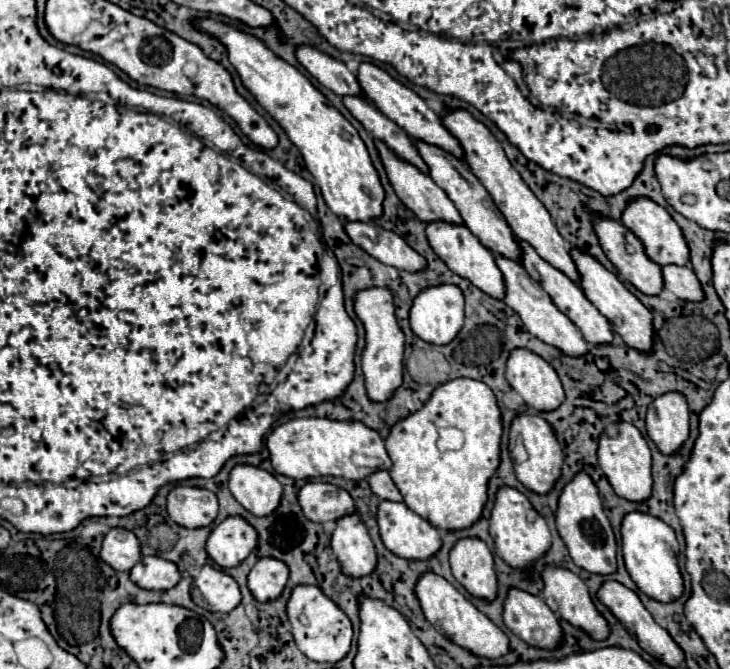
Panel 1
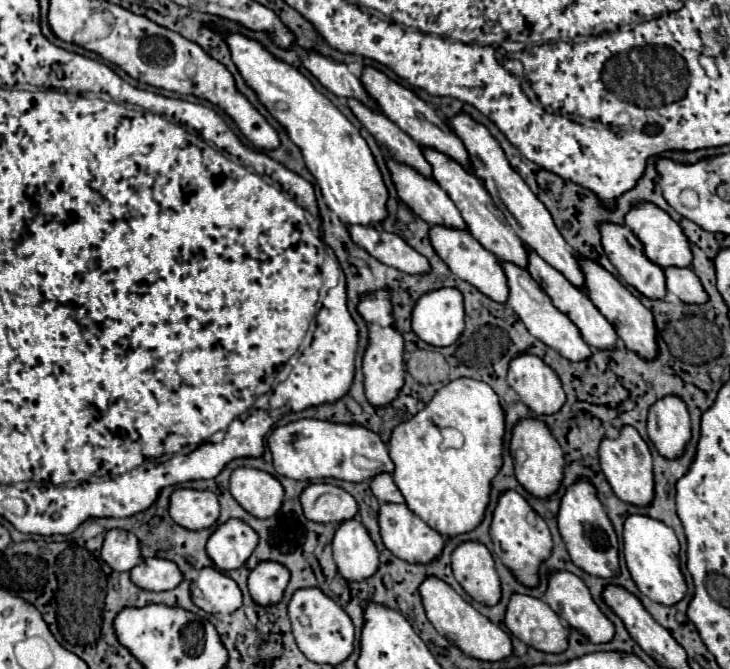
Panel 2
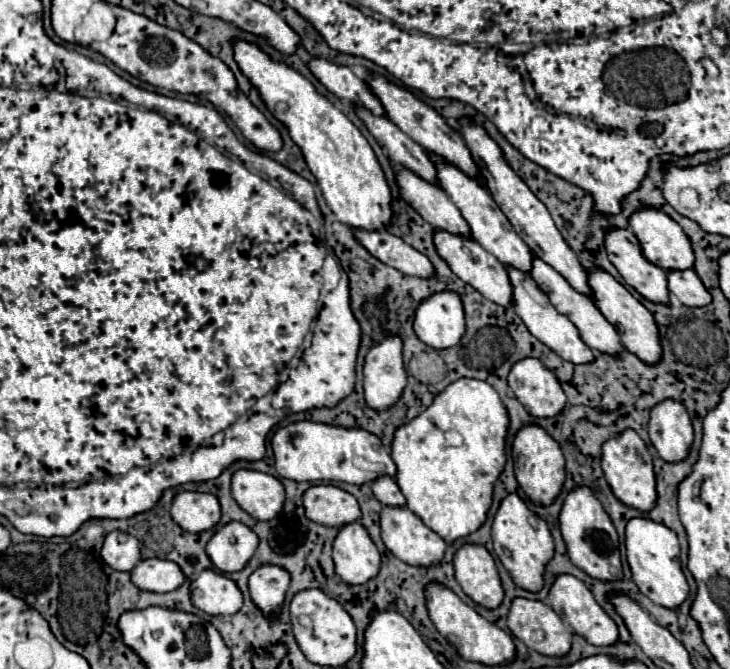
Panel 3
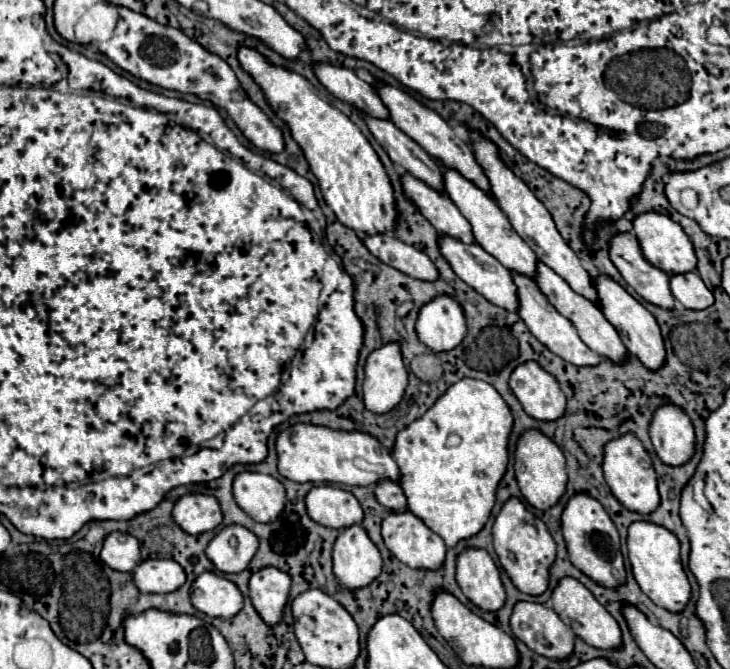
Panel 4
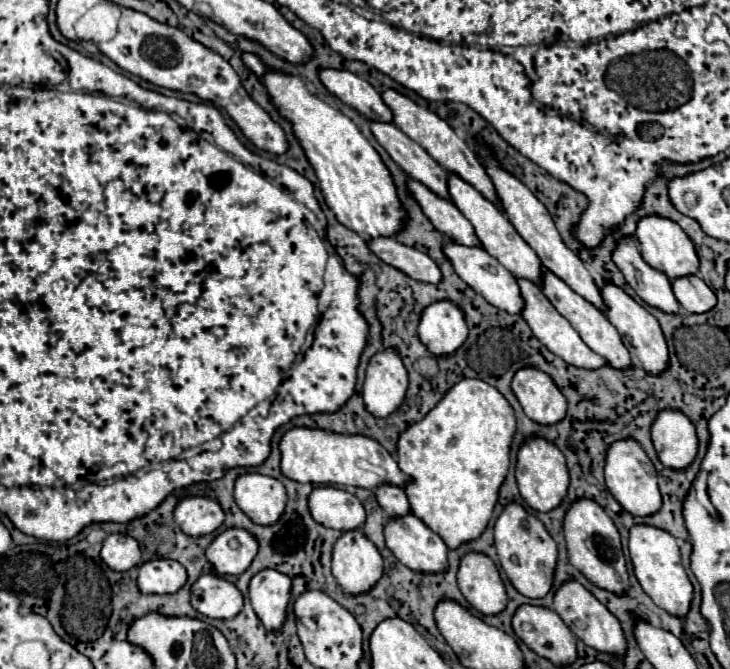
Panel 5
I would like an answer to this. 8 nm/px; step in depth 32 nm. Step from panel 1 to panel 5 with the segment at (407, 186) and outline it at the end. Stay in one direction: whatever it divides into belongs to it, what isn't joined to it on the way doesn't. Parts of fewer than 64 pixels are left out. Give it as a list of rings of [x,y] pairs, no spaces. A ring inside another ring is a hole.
[[[408,180],[408,188],[414,194],[414,198],[420,202],[424,214],[430,218],[430,222],[434,224],[434,228],[438,232],[442,232],[454,244],[482,248],[478,236],[474,234],[474,226],[456,208],[454,202],[438,198],[434,192],[430,192],[424,184],[420,184],[416,180]]]

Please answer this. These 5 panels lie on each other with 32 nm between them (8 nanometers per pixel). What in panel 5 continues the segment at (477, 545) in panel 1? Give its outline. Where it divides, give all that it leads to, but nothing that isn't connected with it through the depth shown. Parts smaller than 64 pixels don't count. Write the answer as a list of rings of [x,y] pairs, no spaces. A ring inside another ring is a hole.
[[[470,552],[462,558],[458,570],[458,586],[468,604],[484,616],[494,616],[508,604],[506,588],[498,568],[486,554]]]

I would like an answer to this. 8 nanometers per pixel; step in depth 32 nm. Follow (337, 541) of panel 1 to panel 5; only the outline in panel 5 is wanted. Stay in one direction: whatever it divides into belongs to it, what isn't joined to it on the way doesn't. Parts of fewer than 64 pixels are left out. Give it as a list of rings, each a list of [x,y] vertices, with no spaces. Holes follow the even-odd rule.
[[[362,530],[344,532],[332,554],[332,576],[346,596],[370,592],[382,578],[382,556]]]

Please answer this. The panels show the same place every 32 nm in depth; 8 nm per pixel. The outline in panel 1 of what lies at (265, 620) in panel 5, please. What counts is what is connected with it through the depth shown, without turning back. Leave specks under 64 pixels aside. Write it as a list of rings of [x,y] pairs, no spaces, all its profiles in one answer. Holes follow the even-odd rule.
[[[260,558],[248,574],[248,588],[258,602],[278,600],[288,582],[288,566],[276,558]]]

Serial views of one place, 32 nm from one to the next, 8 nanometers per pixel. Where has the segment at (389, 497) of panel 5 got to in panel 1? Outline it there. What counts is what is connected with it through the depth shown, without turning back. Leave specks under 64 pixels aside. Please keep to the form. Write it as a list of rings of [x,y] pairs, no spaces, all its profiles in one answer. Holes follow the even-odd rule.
[[[378,470],[368,478],[368,484],[372,488],[372,492],[380,498],[380,500],[392,500],[392,502],[402,502],[402,496],[396,488],[396,484],[392,482],[390,474],[386,470]]]

